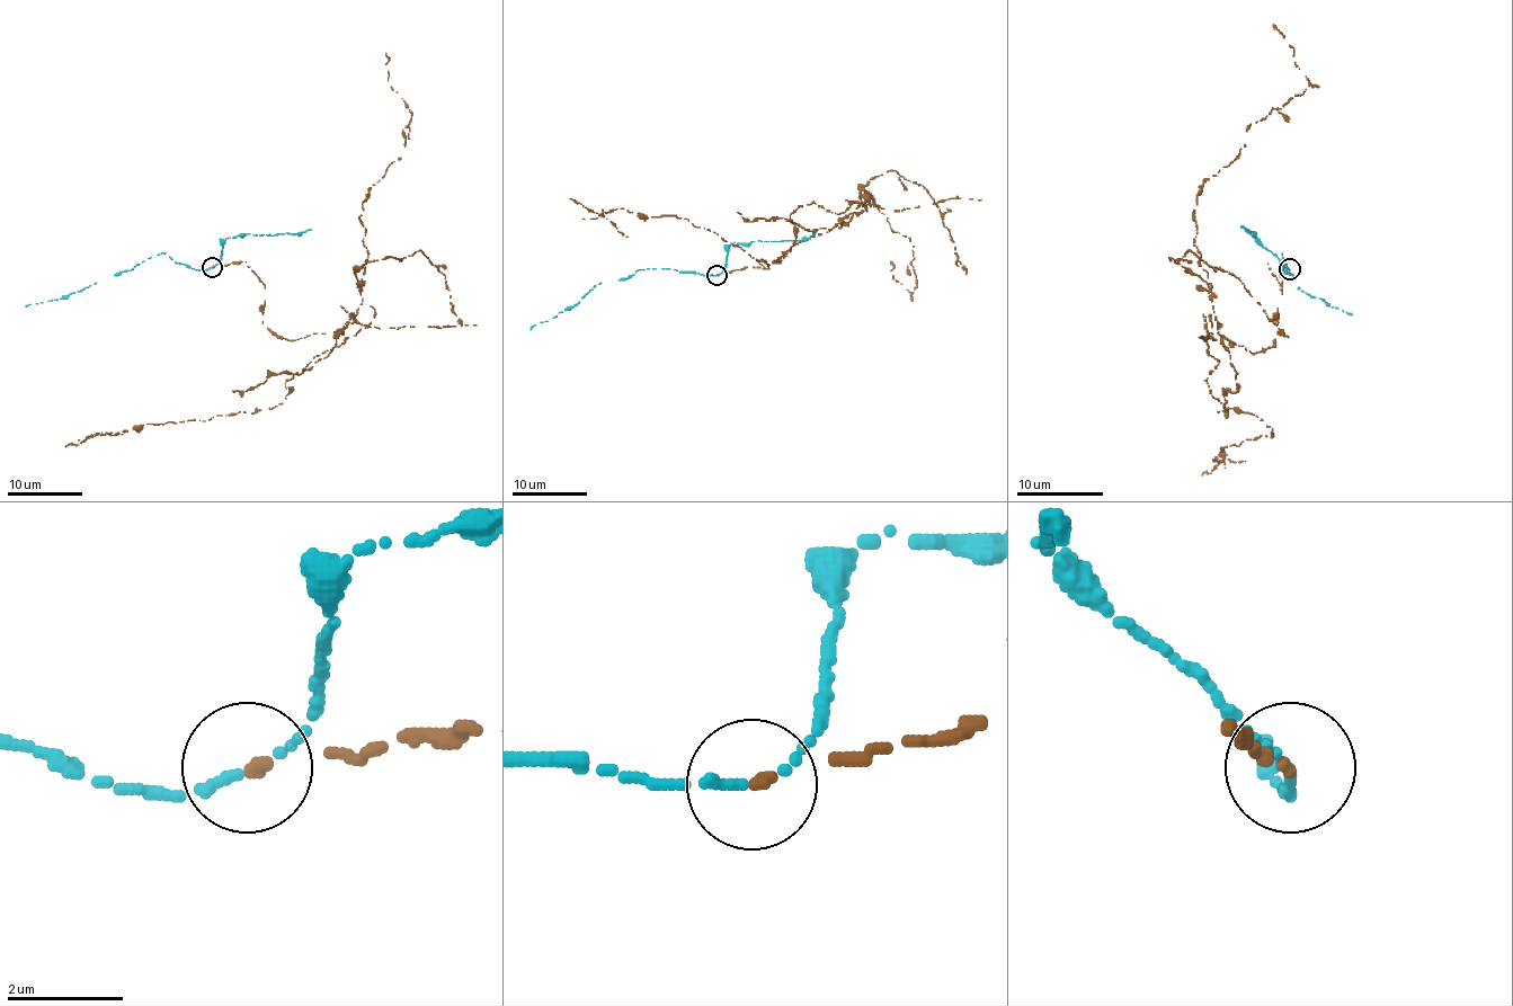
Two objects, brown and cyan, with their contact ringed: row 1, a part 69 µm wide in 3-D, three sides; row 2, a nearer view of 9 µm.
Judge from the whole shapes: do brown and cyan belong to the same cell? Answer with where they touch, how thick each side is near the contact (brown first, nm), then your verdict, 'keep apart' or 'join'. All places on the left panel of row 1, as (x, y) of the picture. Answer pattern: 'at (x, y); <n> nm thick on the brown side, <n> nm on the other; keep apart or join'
at (212, 267); 170 nm thick on the brown side, 140 nm on the other; keep apart

